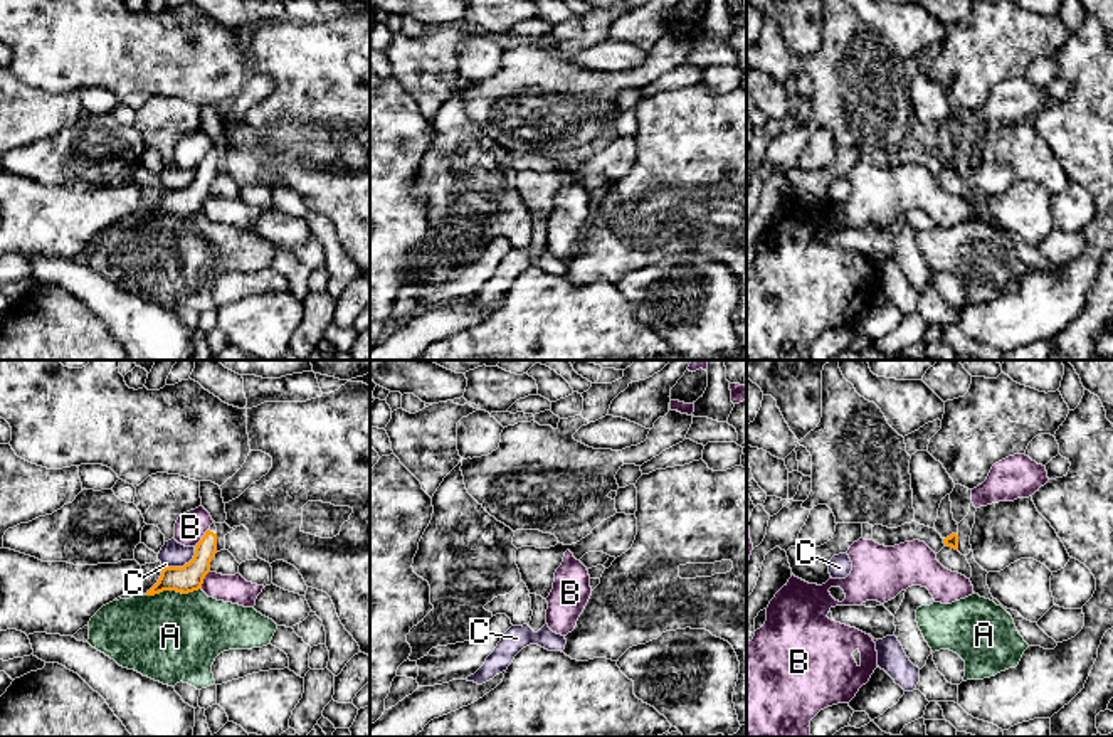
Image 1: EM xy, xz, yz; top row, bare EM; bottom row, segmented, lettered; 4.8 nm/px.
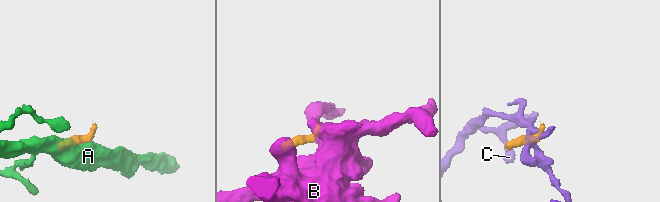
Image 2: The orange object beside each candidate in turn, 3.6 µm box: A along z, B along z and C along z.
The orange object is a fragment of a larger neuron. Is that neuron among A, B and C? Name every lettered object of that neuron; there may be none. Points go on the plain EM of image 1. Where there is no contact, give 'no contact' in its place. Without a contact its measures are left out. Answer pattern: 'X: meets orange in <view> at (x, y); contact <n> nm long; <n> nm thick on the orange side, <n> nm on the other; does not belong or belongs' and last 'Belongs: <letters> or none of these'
A: meets orange in xy at (174, 212); contact 260 nm long; 130 nm thick on the orange side, 440 nm on the other; does not belong
B: meets orange in xy at (202, 162); contact 110 nm long; 130 nm thick on the orange side, 150 nm on the other; does not belong
C: meets orange in xy at (184, 189); contact 190 nm long; 130 nm thick on the orange side, 120 nm on the other; does not belong
Belongs: none of these

